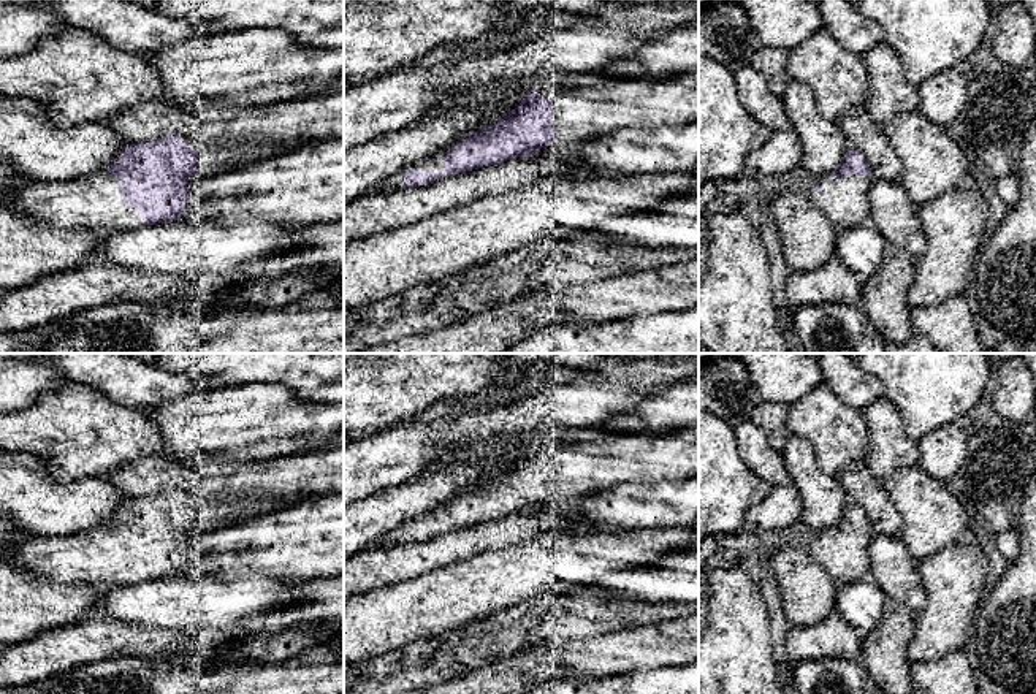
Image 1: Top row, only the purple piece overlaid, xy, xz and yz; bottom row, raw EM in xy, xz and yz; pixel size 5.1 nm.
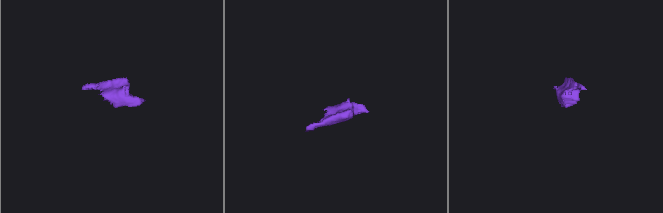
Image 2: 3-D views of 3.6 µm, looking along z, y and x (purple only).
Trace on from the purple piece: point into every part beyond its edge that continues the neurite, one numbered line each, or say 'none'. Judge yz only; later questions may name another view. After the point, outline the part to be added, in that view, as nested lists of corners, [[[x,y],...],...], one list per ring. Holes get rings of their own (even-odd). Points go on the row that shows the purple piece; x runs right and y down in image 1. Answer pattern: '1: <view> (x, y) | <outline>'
1: yz (845, 202) | [[[873,174],[821,176],[821,189],[811,201],[841,233],[870,222],[868,192],[873,184]]]

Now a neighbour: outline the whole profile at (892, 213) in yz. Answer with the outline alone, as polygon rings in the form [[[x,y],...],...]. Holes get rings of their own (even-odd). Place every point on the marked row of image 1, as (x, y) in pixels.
[[[876,181],[868,192],[870,223],[887,244],[906,250],[914,260],[927,249],[927,236],[901,182]]]

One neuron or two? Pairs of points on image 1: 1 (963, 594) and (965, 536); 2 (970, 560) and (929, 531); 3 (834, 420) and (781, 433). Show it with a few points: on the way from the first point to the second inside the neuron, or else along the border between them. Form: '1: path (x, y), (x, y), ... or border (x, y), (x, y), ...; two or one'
1: path (968, 580), (965, 550); one
2: border (968, 523), (954, 541), (933, 556); two
3: border (788, 406), (786, 428), (792, 434); two

